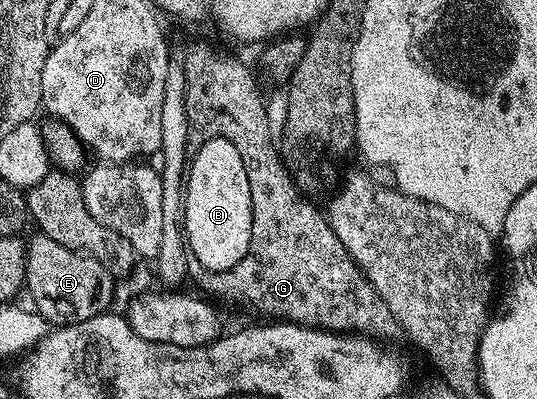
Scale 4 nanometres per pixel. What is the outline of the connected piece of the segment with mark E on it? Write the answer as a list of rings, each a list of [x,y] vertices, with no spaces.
[[[34,234],[28,237],[25,249],[25,288],[33,299],[32,307],[42,321],[50,320],[50,325],[64,326],[87,322],[87,318],[95,318],[100,312],[110,311],[113,300],[113,284],[115,278],[93,256],[84,256],[81,252],[73,252],[67,246],[59,246],[51,238]]]

